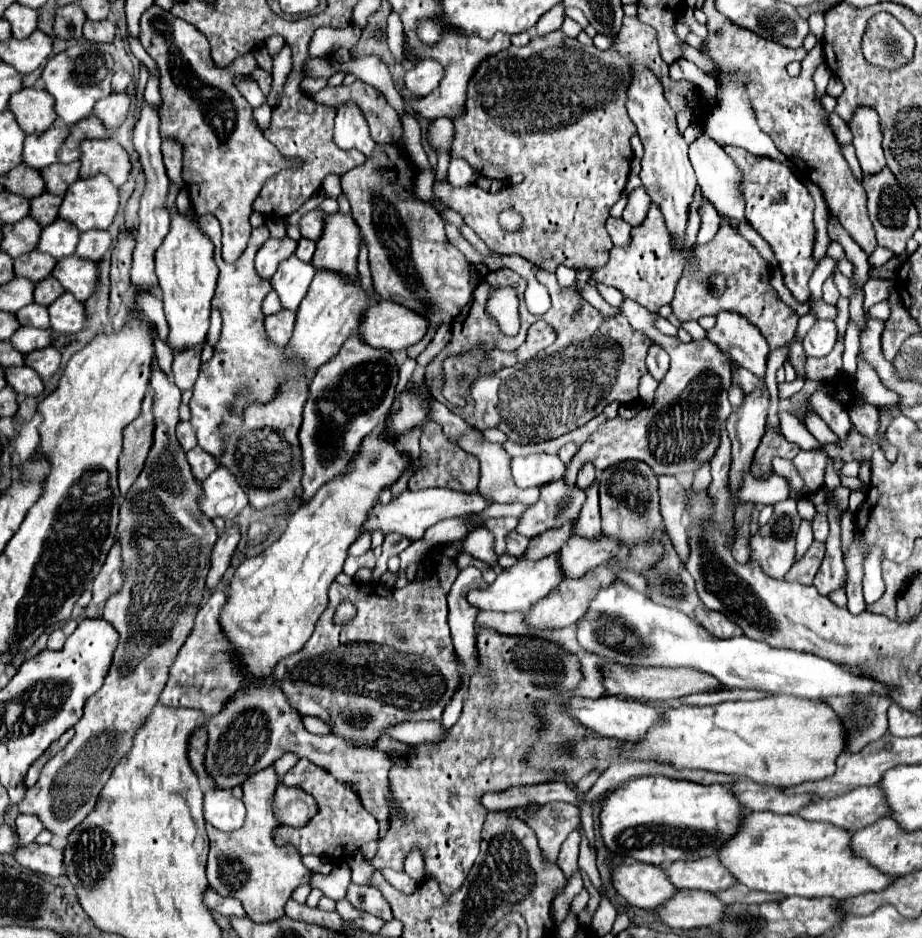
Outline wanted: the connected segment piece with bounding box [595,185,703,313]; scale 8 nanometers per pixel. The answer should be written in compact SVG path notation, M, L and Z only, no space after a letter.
M697 185L695 197L691 203L691 213L689 213L689 231L685 231L685 247L679 249L679 247L673 247L673 239L669 237L661 209L655 203L651 203L647 219L639 227L633 227L633 231L631 231L633 241L629 243L629 247L613 247L609 261L601 269L595 271L597 283L619 289L625 297L641 303L643 307L647 307L653 313L657 313L657 309L661 305L669 305L673 301L675 285L681 277L683 265L687 263L687 253L695 245L695 237L697 237L699 221L701 221L701 217L699 217L701 205L703 205L703 193L701 193L701 187Z

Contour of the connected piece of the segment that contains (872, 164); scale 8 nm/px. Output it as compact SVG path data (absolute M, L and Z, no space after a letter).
M857 107L853 119L849 121L849 129L853 133L853 145L857 149L857 159L865 175L873 175L885 167L883 157L883 133L879 125L879 115L871 107Z

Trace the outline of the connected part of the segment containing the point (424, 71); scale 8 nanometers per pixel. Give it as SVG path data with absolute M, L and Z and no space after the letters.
M423 59L415 67L411 67L405 75L405 85L411 89L417 97L429 95L433 89L439 87L441 79L445 77L445 69L441 63L433 59Z

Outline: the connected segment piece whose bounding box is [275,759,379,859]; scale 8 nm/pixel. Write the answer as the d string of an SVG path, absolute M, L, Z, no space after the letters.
M301 759L293 769L287 771L283 777L283 783L287 787L301 787L307 793L311 793L317 799L319 813L301 829L295 827L279 827L275 831L275 841L281 843L291 843L299 849L301 856L316 855L326 858L342 858L342 845L344 854L353 854L359 850L363 842L379 839L379 825L361 805L359 797L347 787L345 783L337 781L333 775L329 775L325 769L313 765L307 759Z

